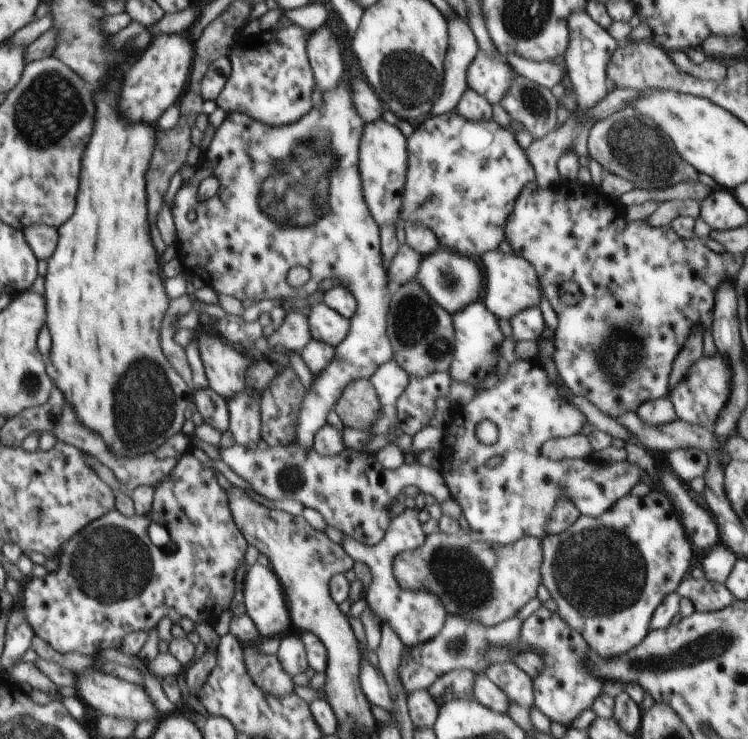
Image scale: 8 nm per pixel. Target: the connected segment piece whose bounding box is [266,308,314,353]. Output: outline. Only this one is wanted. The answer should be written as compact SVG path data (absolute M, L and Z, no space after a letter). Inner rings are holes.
M288 309L284 323L270 338L270 346L282 344L284 348L301 353L303 348L314 339L308 319L297 309Z

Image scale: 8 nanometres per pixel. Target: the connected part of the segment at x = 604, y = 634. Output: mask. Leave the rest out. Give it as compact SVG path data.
M652 489L644 498L628 494L600 516L581 515L564 532L548 534L541 540L543 593L550 592L558 604L558 614L571 630L584 637L589 648L596 651L601 659L616 658L644 640L651 630L654 611L688 574L692 562L690 543L681 518L666 492Z

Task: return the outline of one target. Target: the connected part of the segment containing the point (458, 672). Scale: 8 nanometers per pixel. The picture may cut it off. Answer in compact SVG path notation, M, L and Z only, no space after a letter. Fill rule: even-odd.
M454 669L444 673L428 687L430 696L439 706L452 699L468 698L476 701L473 683L477 674L470 669Z

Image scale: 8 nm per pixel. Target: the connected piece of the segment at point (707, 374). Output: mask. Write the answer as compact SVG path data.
M717 354L712 358L699 358L684 375L684 378L669 392L677 418L693 425L708 426L718 418L731 393L731 370L723 358Z

